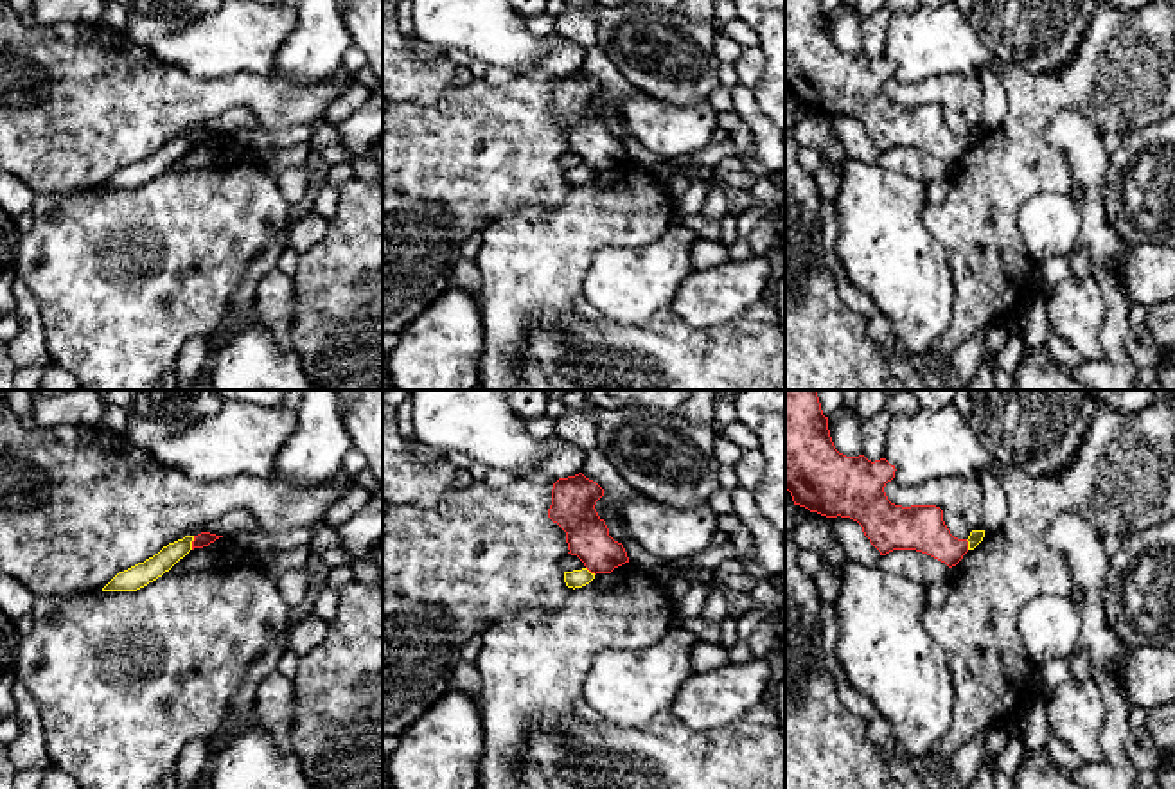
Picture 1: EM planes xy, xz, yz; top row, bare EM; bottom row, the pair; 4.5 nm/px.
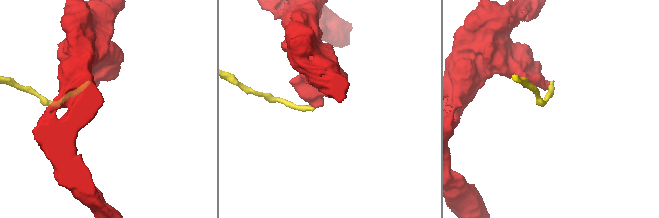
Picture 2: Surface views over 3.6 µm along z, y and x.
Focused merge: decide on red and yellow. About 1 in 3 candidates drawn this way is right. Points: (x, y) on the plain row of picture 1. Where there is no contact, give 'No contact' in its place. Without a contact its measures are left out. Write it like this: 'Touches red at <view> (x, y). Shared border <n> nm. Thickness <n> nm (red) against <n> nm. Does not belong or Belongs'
Touches red at xy (193, 141). Shared border 70 nm. Thickness 70 nm (red) against 100 nm. Does not belong

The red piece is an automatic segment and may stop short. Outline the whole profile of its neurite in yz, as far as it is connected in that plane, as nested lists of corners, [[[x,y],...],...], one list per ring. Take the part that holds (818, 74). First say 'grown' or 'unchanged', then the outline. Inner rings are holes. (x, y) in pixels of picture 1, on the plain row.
unchanged; [[[785,0],[785,86],[794,102],[826,115],[850,115],[862,124],[870,140],[886,153],[893,147],[916,147],[949,165],[968,149],[968,138],[950,131],[943,108],[936,102],[902,104],[888,97],[884,84],[895,75],[895,63],[886,56],[868,58],[864,52],[846,54],[832,40],[828,14],[821,0]]]

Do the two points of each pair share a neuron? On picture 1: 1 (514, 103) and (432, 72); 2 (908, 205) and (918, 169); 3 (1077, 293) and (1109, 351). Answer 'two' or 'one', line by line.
1: two
2: two
3: two

